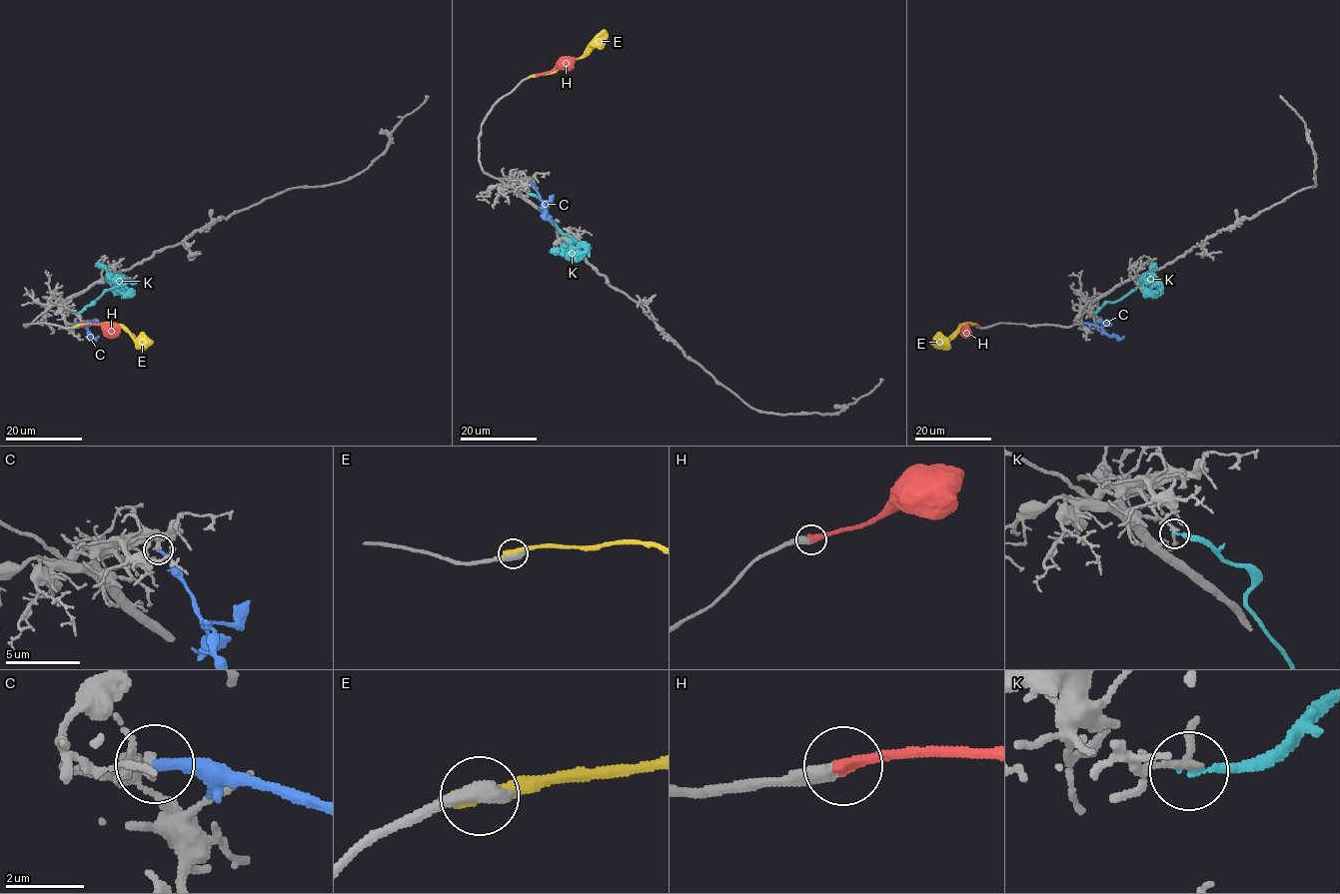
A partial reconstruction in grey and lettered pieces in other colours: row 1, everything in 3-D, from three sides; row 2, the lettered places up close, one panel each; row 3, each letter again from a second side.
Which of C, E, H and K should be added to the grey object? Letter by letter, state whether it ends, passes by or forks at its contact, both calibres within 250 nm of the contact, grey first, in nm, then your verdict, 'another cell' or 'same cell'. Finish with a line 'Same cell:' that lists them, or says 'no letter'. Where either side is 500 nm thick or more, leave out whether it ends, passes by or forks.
C: it ends; calibres 180 and 240 nm; another cell
E: calibres 500 and 440 nm; another cell
H: it ends; calibres 400 and 360 nm; same cell
K: it ends; calibres 190 and 180 nm; another cell
Same cell: H

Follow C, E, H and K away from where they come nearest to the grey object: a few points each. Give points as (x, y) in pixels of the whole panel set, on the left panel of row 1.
C: (75, 323), (84, 326), (92, 339), (98, 336)
E: (78, 325), (115, 323), (125, 328), (135, 340), (146, 340), (150, 344)
H: (81, 325), (115, 324), (120, 329)
K: (72, 313), (79, 313), (108, 290), (123, 285), (125, 283), (117, 274), (123, 288), (131, 295), (135, 293)

